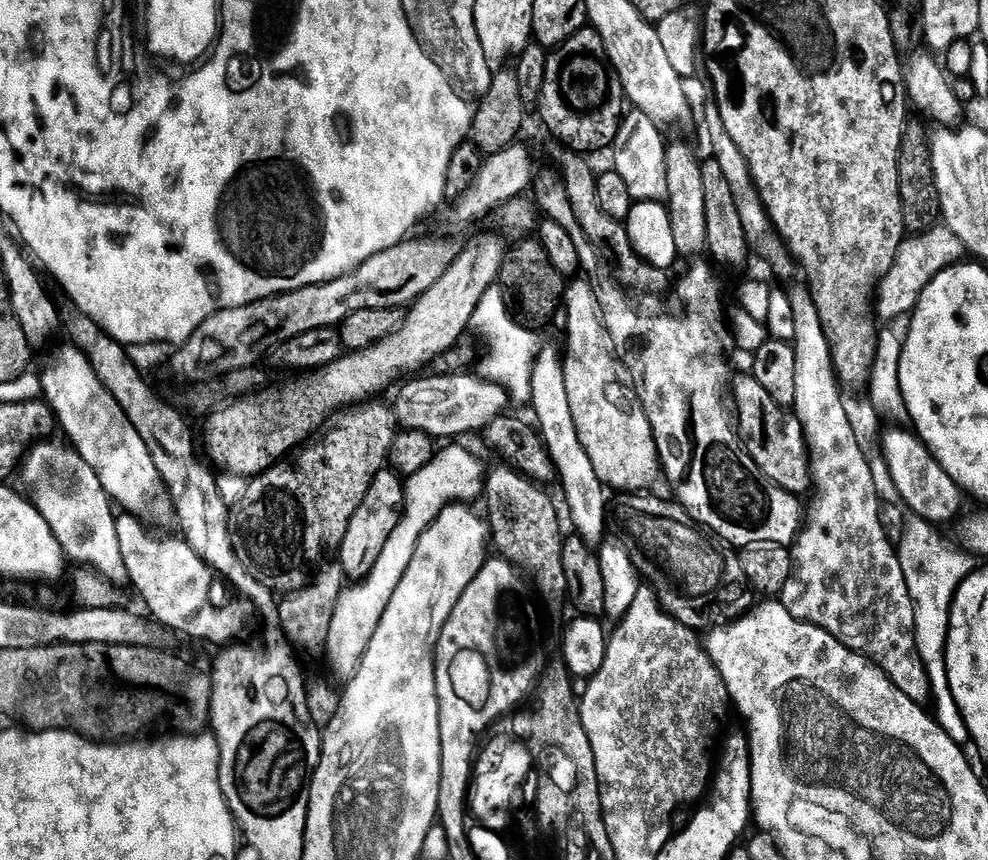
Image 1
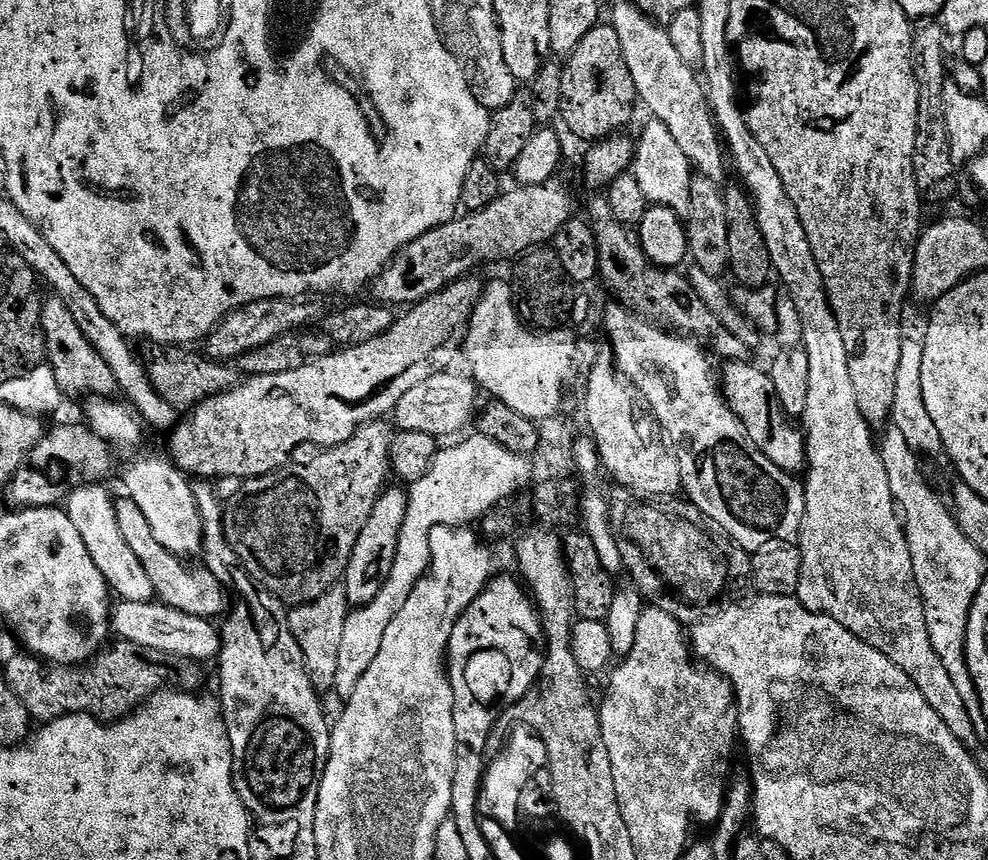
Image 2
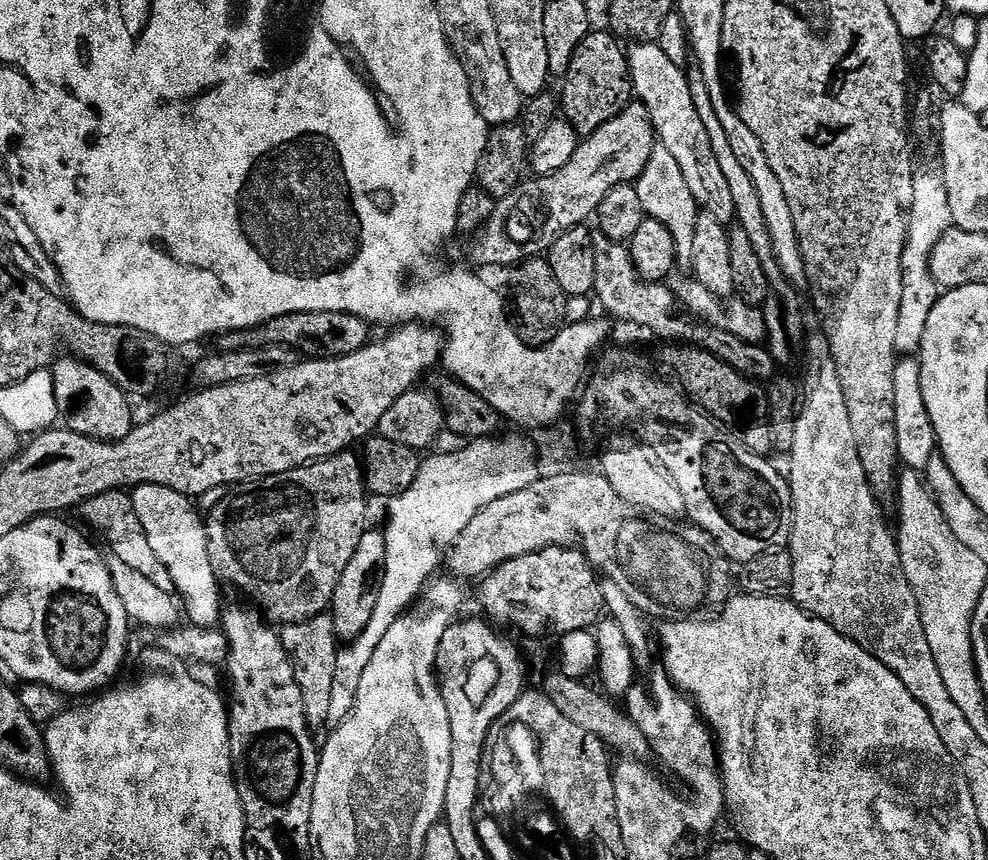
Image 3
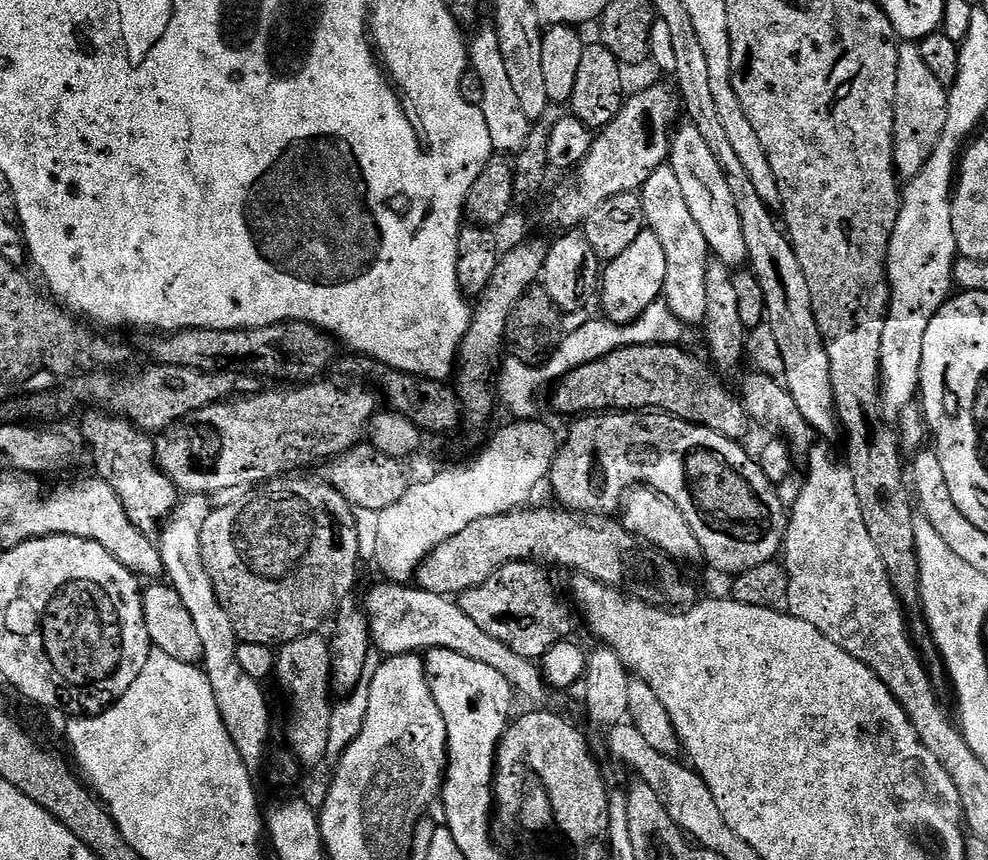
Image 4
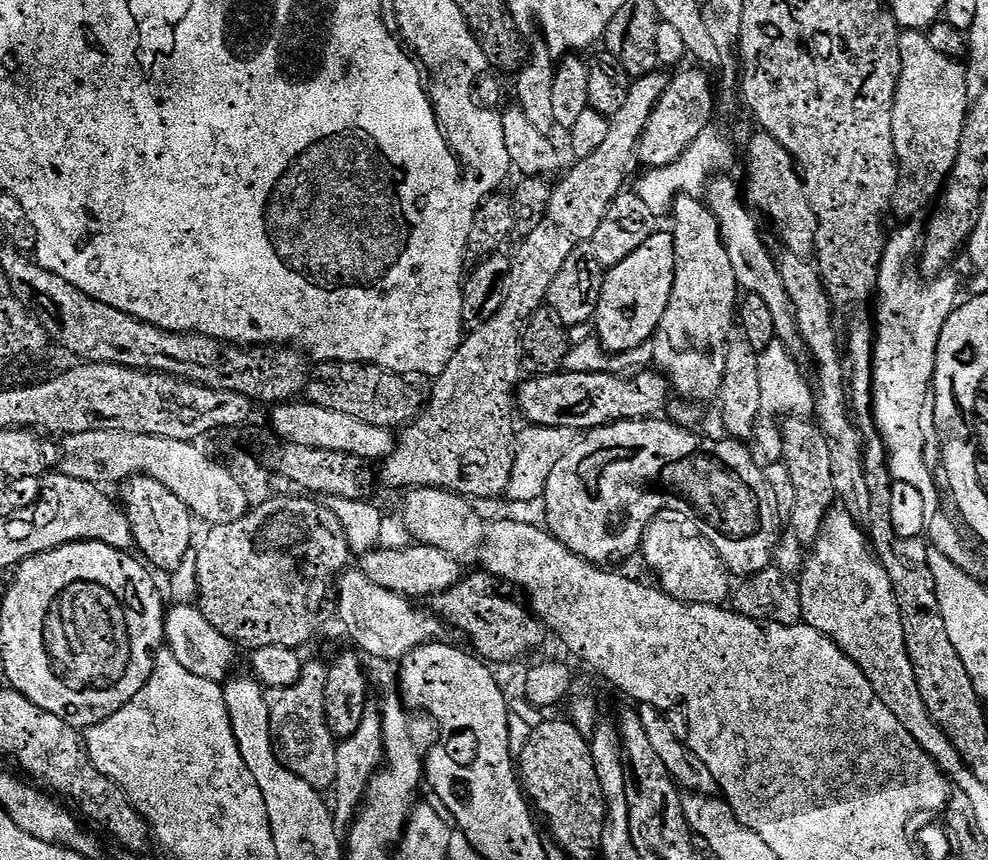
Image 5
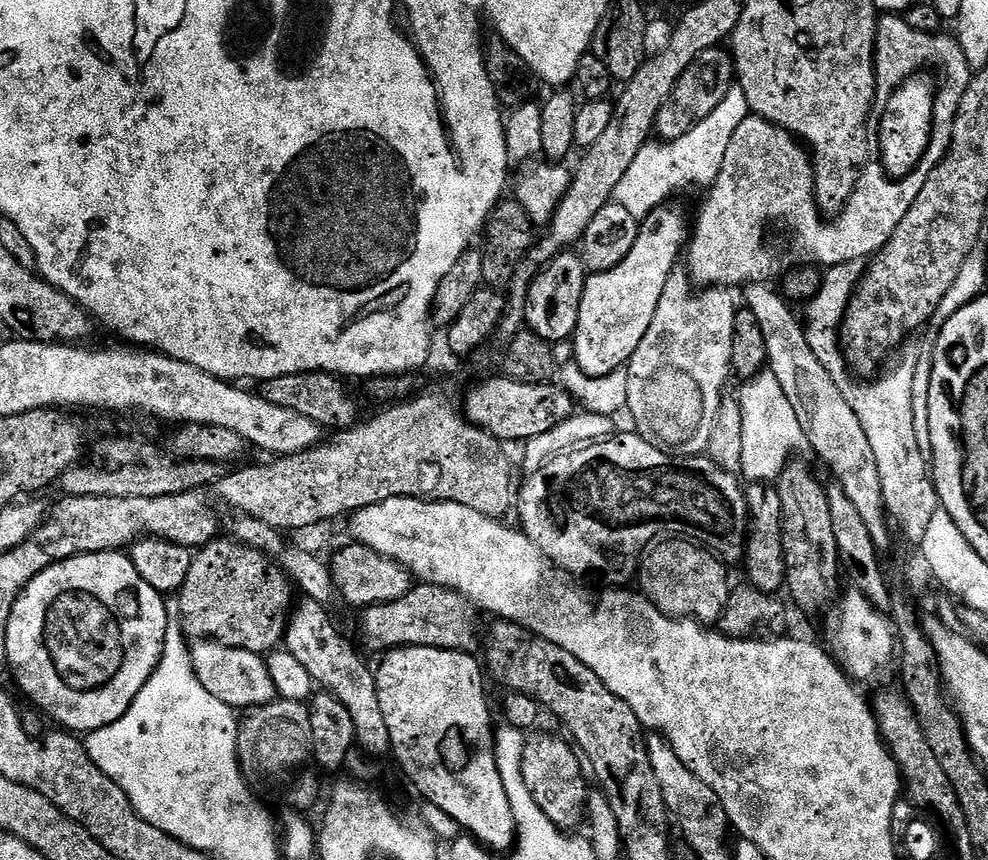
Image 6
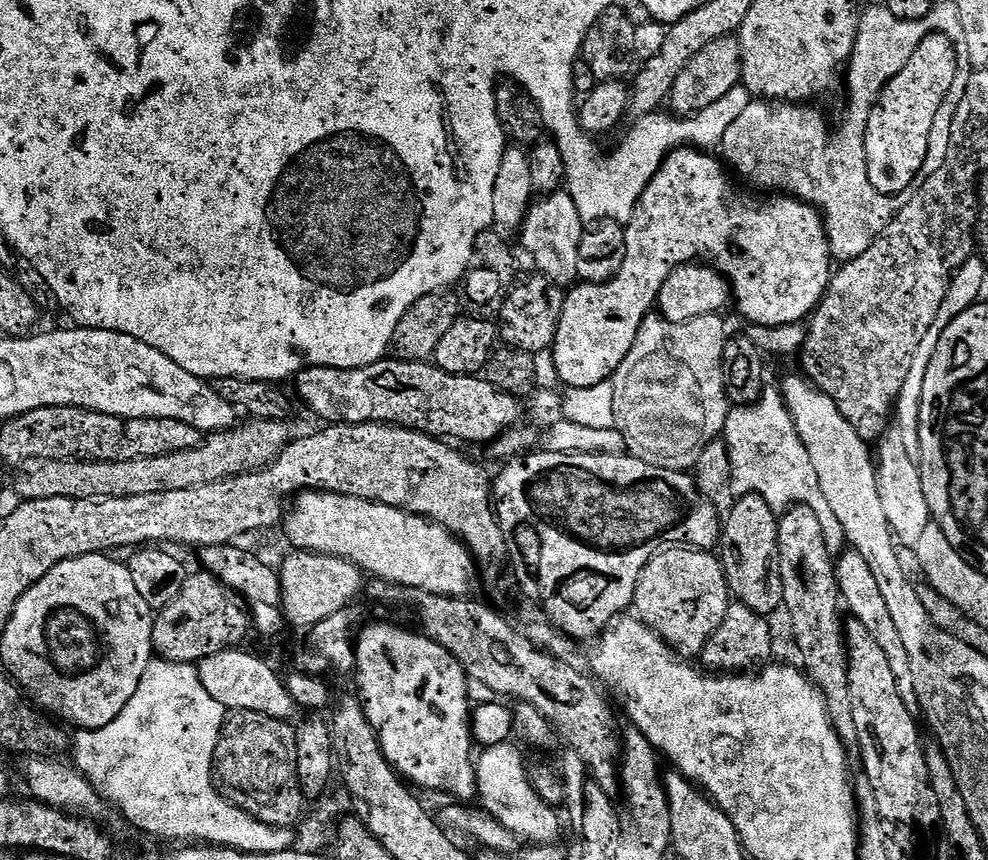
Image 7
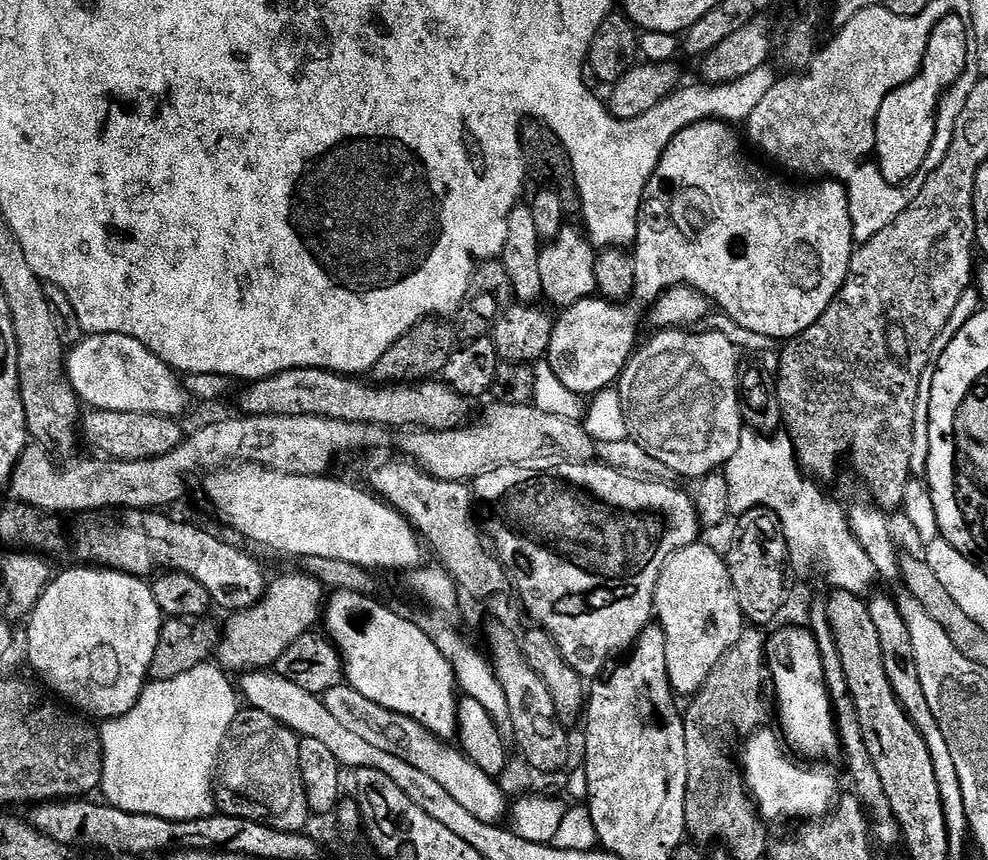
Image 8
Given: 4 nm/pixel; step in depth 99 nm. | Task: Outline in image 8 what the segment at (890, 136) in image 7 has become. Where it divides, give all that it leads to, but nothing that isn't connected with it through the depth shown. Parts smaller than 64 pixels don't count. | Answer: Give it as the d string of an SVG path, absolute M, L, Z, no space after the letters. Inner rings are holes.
M956 12L945 13L936 24L928 40L926 54L923 56L923 66L914 79L894 89L883 100L879 117L876 120L878 138L876 156L879 169L890 184L899 185L911 181L924 164L936 134L936 116L942 94L964 74L969 58L972 58L972 29L969 19Z

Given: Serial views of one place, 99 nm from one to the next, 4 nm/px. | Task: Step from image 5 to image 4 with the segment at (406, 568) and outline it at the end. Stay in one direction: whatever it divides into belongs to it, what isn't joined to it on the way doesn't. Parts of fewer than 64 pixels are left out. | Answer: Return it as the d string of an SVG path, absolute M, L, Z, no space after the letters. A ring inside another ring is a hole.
M540 506L537 512L517 510L502 516L481 518L470 522L466 530L459 531L442 542L419 564L414 576L422 591L445 597L455 597L490 578L502 566L517 562L546 562L548 559L548 513L552 508Z

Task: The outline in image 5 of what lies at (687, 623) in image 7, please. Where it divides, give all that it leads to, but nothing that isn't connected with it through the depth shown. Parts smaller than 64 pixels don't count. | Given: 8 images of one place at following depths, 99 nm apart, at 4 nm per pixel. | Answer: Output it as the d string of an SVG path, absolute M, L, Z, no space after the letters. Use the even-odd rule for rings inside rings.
M653 519L638 541L648 568L656 572L658 587L670 598L683 604L716 604L724 588L726 569L712 547L701 536L689 530L679 519Z

